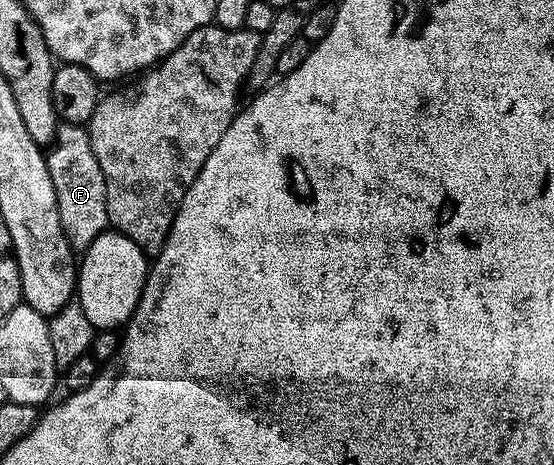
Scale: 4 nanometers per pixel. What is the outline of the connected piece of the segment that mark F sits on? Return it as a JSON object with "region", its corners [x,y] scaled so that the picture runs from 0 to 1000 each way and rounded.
{"region":[[[128,267],[110,269],[83,338],[123,523],[132,540],[152,542],[199,486],[191,456],[191,387],[184,378],[184,361],[177,361],[177,335],[170,335],[157,277]]]}

